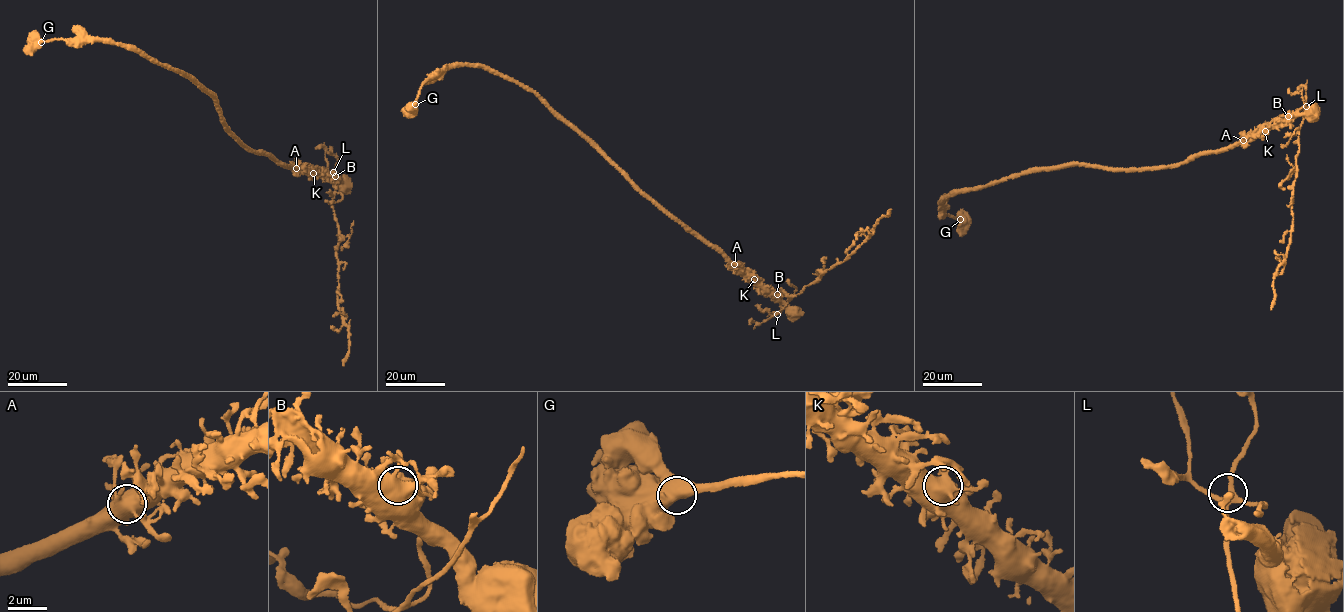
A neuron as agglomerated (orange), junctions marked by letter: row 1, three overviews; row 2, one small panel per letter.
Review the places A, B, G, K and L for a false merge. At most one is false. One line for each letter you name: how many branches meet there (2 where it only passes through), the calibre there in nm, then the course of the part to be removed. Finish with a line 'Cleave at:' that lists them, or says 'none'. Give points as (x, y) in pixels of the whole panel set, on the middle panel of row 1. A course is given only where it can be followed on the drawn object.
B: Branches: 5. Thickness 550 nm. Course of the part to remove: (777, 294), (782, 310), (779, 313), (791, 297), (847, 259), (868, 238), (883, 217), (889, 213), (890, 208)
Cleave at: B

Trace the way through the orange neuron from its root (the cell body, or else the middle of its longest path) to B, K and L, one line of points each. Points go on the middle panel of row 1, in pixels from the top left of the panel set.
B: (794, 312), (777, 294)
K: (794, 312), (782, 301), (763, 292), (754, 279)
L: (794, 312), (781, 302), (782, 310), (777, 314)

